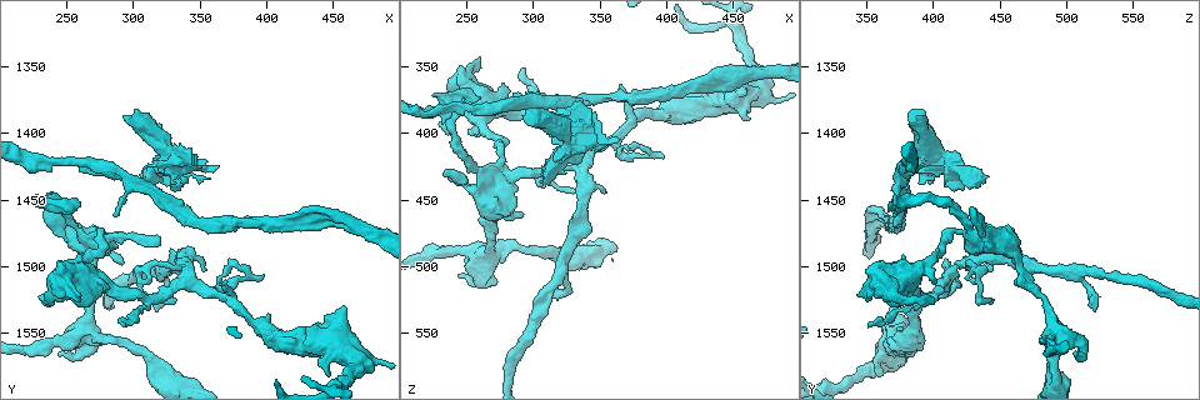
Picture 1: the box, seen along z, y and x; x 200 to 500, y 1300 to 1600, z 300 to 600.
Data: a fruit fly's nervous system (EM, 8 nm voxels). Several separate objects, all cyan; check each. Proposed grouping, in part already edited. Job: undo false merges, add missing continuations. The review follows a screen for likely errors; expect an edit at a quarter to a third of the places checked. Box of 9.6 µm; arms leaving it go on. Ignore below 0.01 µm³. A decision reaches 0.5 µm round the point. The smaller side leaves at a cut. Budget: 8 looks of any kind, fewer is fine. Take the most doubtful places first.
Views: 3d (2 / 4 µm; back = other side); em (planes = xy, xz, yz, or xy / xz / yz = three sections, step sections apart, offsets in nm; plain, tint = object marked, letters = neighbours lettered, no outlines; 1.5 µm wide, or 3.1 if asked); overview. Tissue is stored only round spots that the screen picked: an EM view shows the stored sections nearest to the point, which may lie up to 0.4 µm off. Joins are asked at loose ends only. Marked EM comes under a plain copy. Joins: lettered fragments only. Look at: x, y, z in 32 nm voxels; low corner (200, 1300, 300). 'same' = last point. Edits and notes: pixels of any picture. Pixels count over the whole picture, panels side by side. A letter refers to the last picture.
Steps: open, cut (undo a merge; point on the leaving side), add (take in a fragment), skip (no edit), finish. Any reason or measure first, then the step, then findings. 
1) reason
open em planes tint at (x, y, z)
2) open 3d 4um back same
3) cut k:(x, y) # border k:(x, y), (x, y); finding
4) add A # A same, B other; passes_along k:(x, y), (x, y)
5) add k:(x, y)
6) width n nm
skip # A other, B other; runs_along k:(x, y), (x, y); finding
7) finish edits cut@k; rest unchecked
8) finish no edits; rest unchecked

stops while still wide
open em planes letters at (292, 1388, 386)

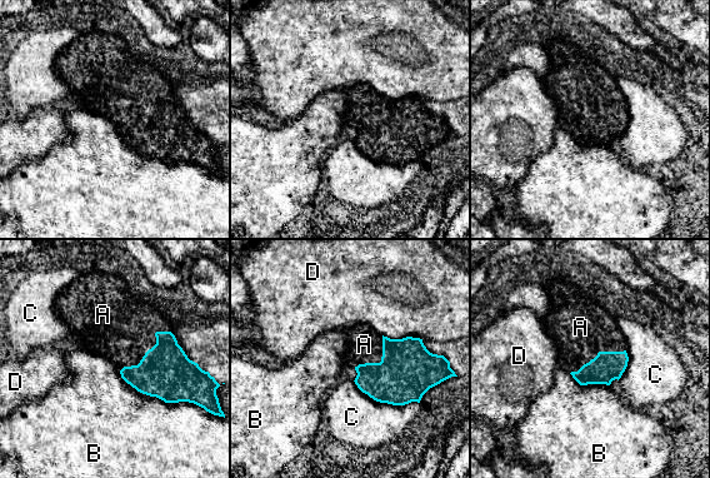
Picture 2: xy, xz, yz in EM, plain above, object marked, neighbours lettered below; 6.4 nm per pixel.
longest_contact B 480 nm
add A # A same, B other, C other, D other; it goes on there

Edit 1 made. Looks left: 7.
two arms in line, one across
open 3d 2um at (322, 1506, 504)

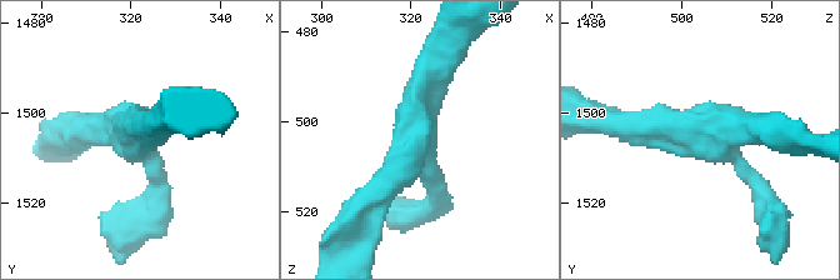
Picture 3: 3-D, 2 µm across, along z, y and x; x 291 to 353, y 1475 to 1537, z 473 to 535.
arms 3; arm_widths 170, 220, 220 nm; now the EM
open em planes letters at (320, 1504, 505)

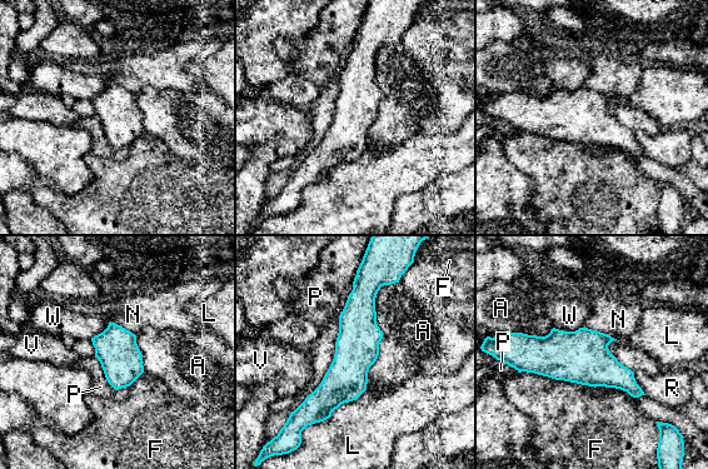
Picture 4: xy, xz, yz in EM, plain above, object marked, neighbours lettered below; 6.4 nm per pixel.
width 260 nm
skip # A other, F other, L other, N other, P other, R other, V other, W other; runs_along 4:(367, 282), (348, 375), (317, 418); continuous, no second neuron

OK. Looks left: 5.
calibre changes
open 3d 2um back at (270, 1490, 402)

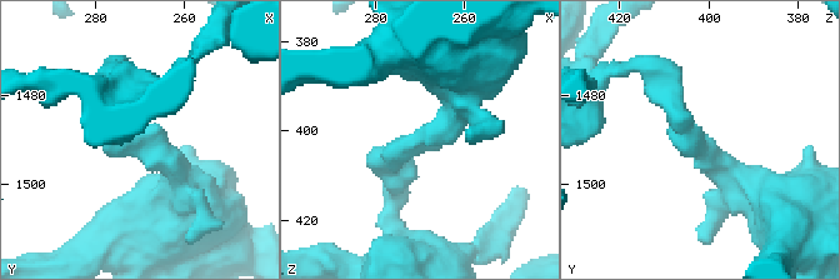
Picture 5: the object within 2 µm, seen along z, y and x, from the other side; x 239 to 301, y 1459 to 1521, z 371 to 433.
open em xy step 4 tint at (269, 1490, 402)

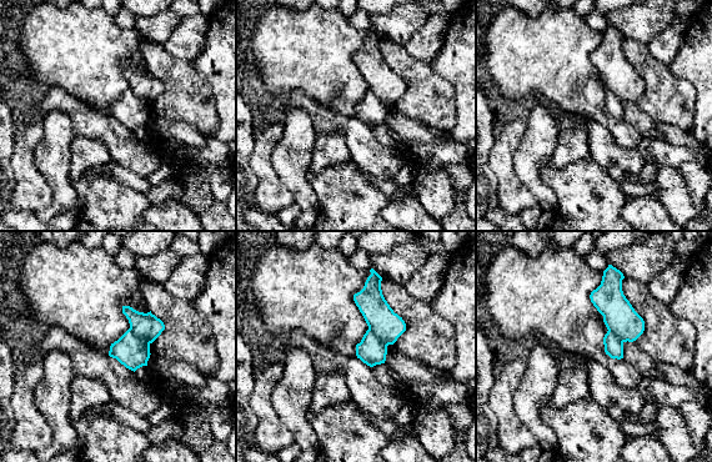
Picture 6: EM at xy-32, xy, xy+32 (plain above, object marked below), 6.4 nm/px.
open em planes letters same

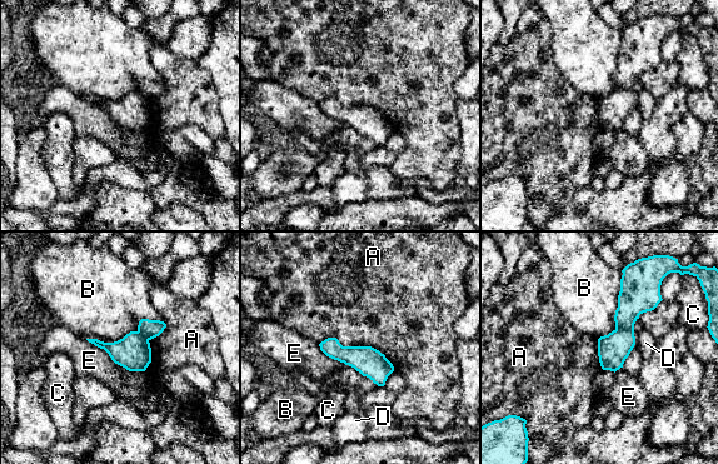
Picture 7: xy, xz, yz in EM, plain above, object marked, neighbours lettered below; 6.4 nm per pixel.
cut 7:(637, 295) # A other, B other, C other, D other, E other; border 7:(616, 328), (633, 333); a second neuron is stuck on

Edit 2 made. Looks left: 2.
finish edits add@2, cut@7; rest unchecked

